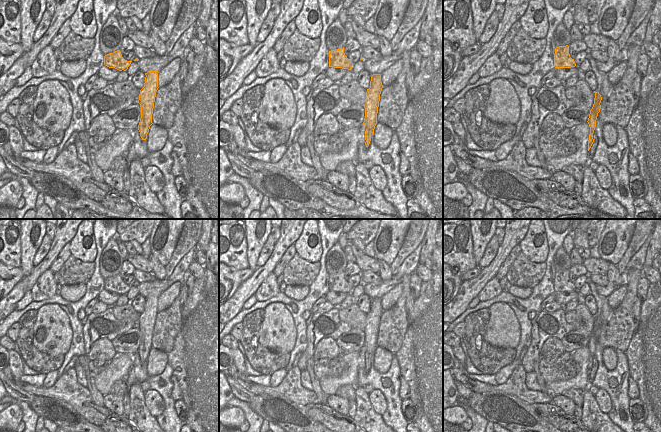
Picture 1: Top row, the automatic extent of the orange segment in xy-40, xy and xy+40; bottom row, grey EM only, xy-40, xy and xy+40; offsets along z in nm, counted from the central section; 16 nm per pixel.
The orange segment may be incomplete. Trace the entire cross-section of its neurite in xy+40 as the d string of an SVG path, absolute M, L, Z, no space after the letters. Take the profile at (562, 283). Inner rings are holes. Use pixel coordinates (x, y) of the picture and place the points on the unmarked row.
M559 270L555 272L554 291L555 292L571 292L575 291L574 283L570 281L569 270Z

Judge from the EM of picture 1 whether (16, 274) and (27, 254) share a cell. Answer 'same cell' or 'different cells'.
different cells

